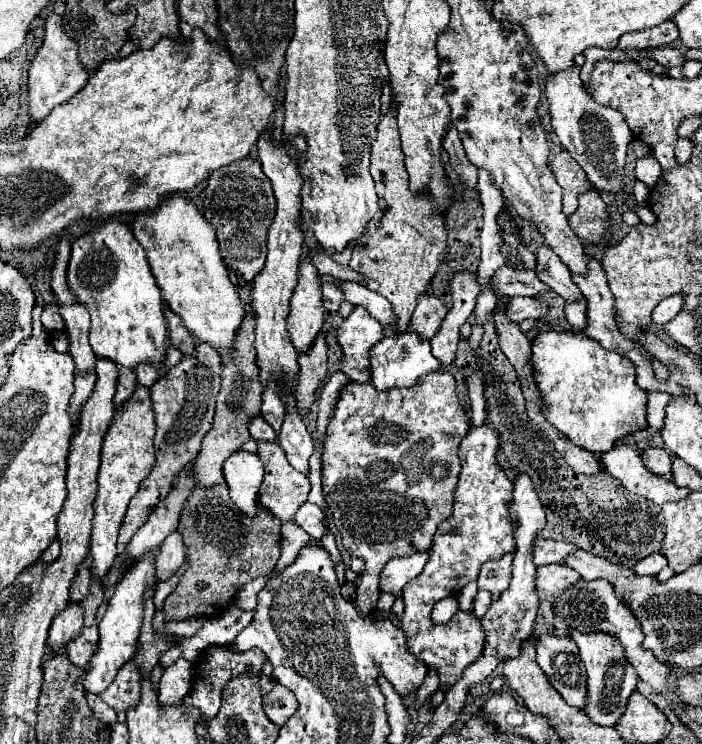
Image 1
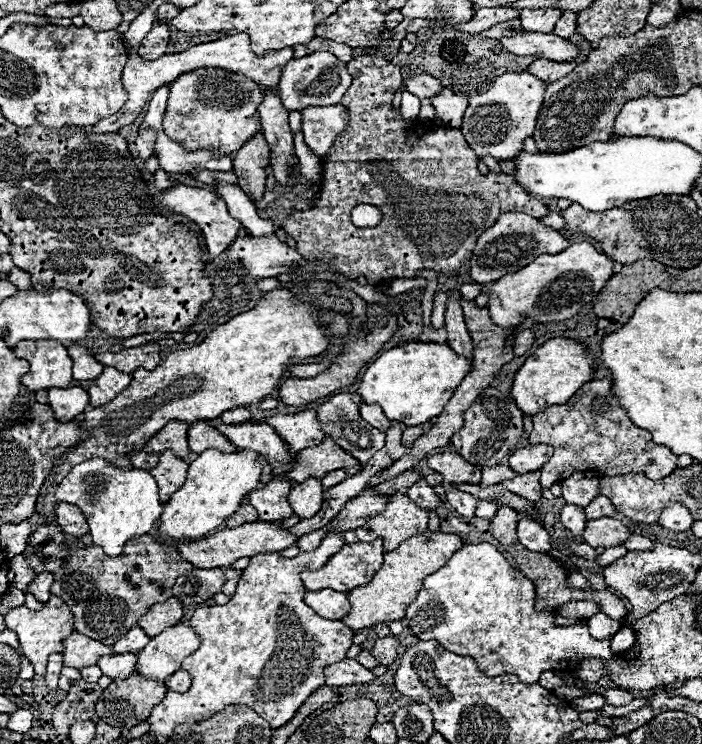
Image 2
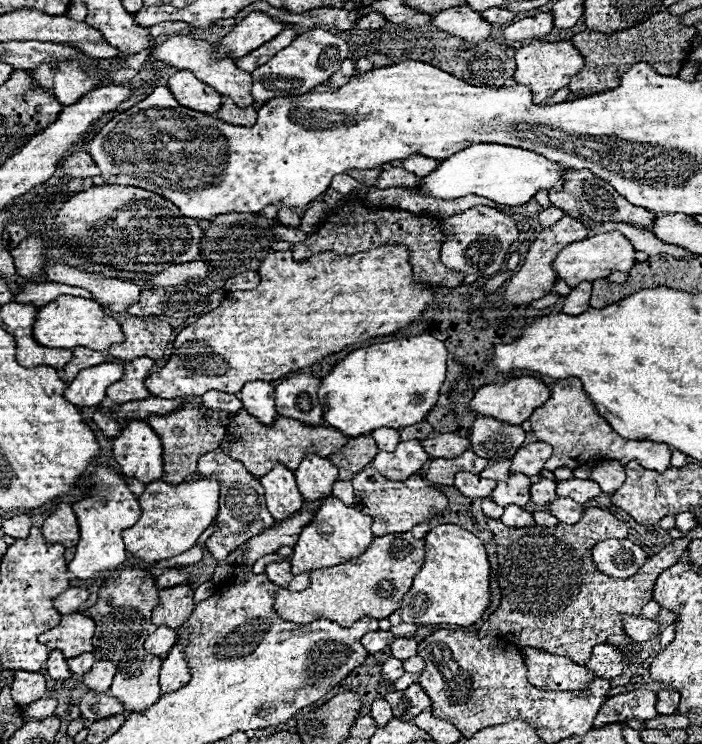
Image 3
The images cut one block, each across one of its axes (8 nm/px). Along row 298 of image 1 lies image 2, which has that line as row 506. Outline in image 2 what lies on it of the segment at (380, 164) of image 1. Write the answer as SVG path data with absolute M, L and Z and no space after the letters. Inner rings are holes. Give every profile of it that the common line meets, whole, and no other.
M396 494L388 502L386 510L376 518L368 520L356 530L362 542L372 542L374 538L384 538L386 552L398 548L410 536L424 532L428 526L428 512L418 508L406 494Z

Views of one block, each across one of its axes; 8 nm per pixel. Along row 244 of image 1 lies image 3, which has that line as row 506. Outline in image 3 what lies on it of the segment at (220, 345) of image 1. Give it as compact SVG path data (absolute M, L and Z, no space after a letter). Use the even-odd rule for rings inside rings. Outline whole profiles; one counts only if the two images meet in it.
M216 476L182 482L178 486L170 486L162 480L148 484L140 496L140 520L122 532L126 550L144 562L166 560L190 550L196 544L198 536L214 522L218 514L218 496L220 484Z

